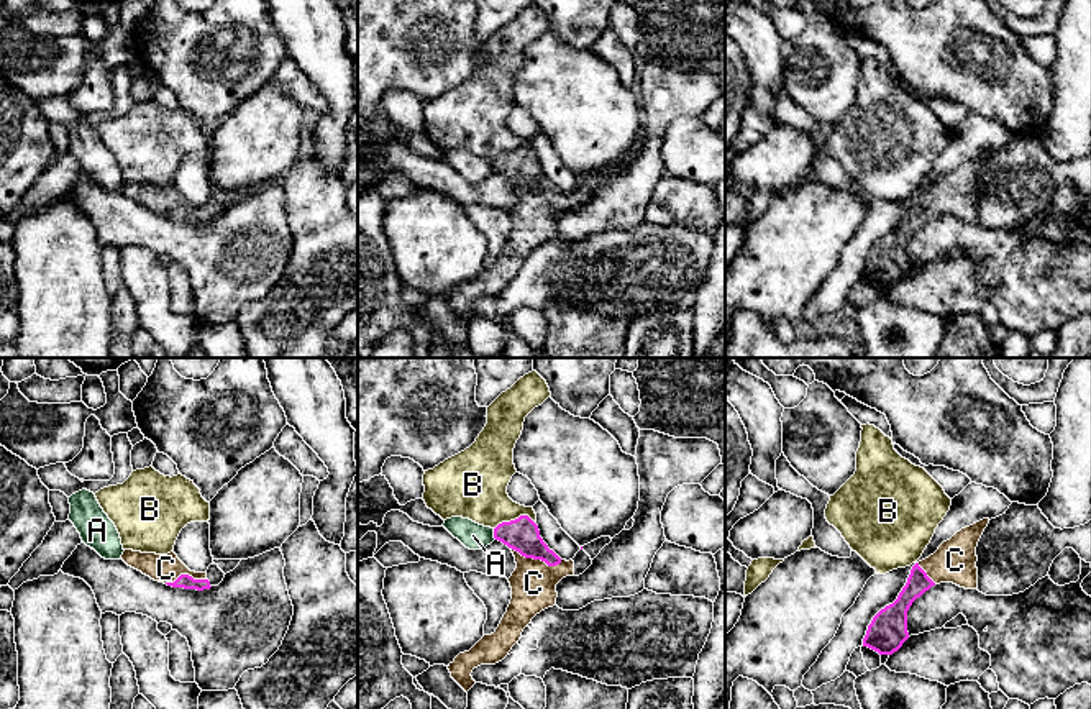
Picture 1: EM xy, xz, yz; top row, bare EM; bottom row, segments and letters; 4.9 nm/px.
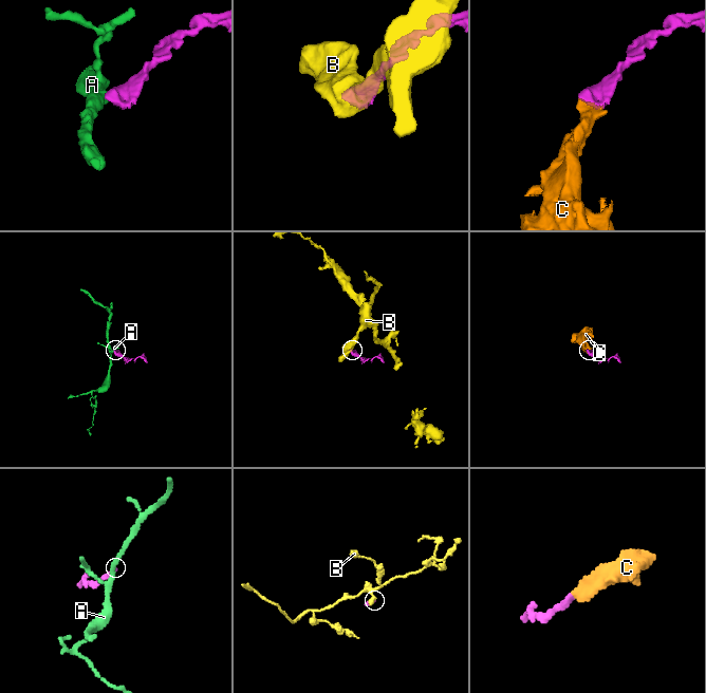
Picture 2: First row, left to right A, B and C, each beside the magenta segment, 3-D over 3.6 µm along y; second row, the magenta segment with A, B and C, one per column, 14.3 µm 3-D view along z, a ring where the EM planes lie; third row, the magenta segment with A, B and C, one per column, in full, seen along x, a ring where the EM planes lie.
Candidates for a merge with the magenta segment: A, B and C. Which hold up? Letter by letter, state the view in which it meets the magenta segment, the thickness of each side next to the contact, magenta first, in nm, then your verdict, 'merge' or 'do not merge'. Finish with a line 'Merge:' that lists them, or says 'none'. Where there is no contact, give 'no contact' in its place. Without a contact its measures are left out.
A: contact in xz; calibres 160 and 130 nm; do not merge
B: contact in xz; calibres 160 and 300 nm; do not merge
C: contact in xz; calibres 160 and 220 nm; merge
Merge: C

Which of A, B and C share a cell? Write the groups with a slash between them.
A / B / C

